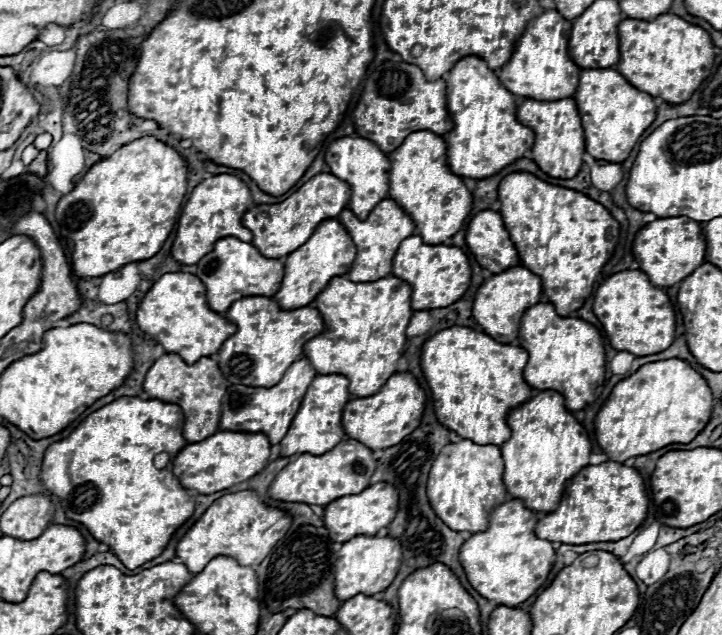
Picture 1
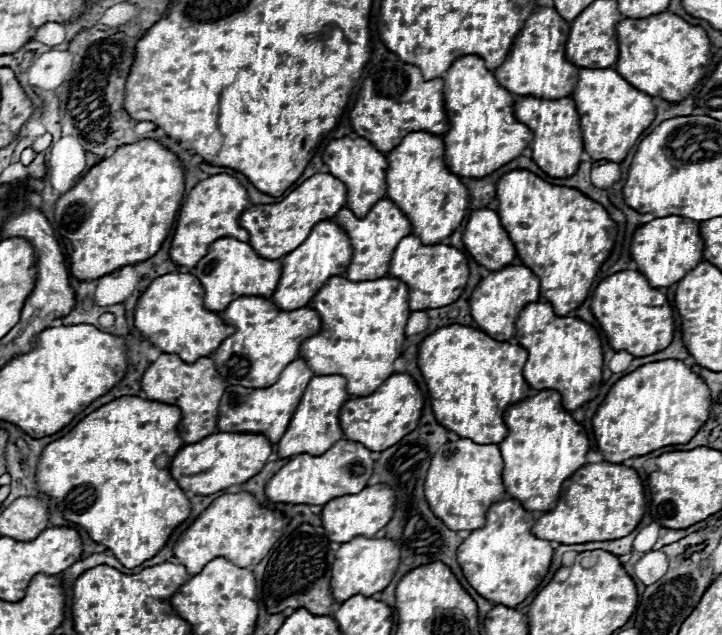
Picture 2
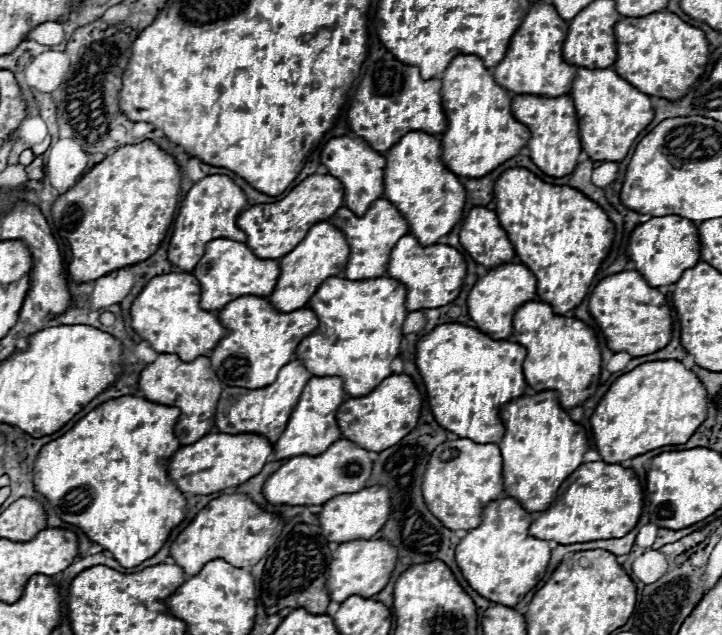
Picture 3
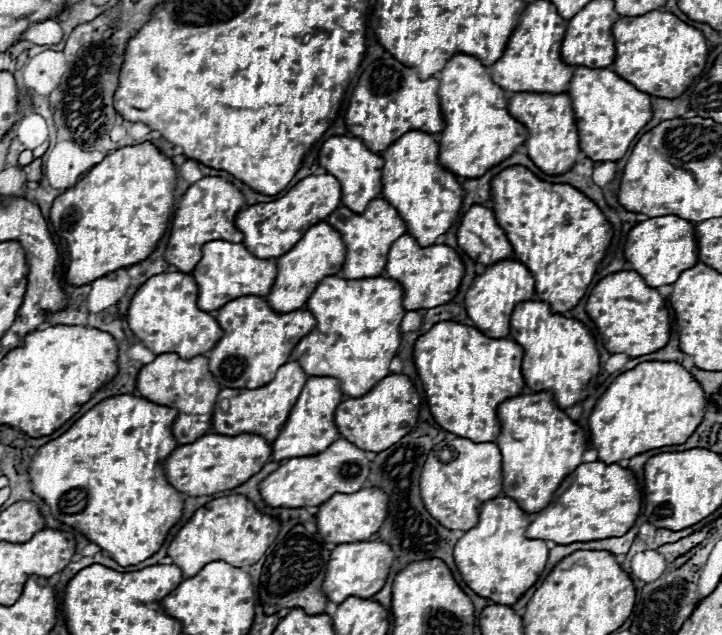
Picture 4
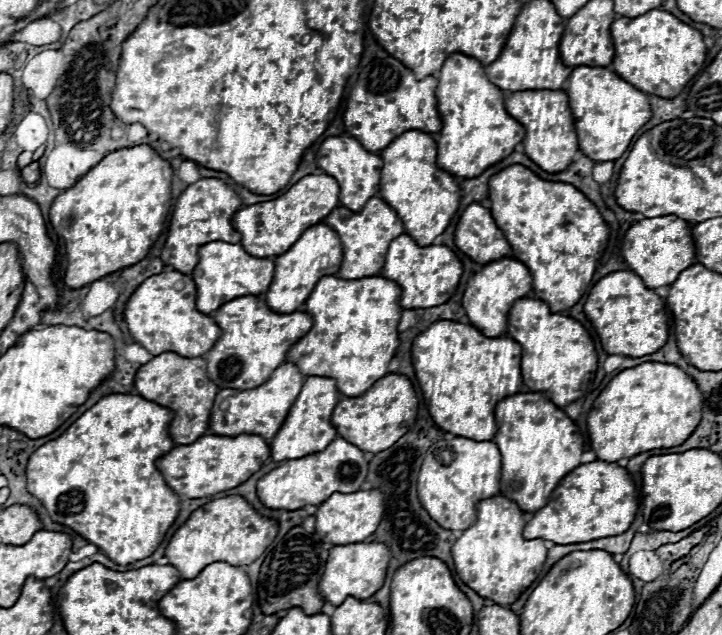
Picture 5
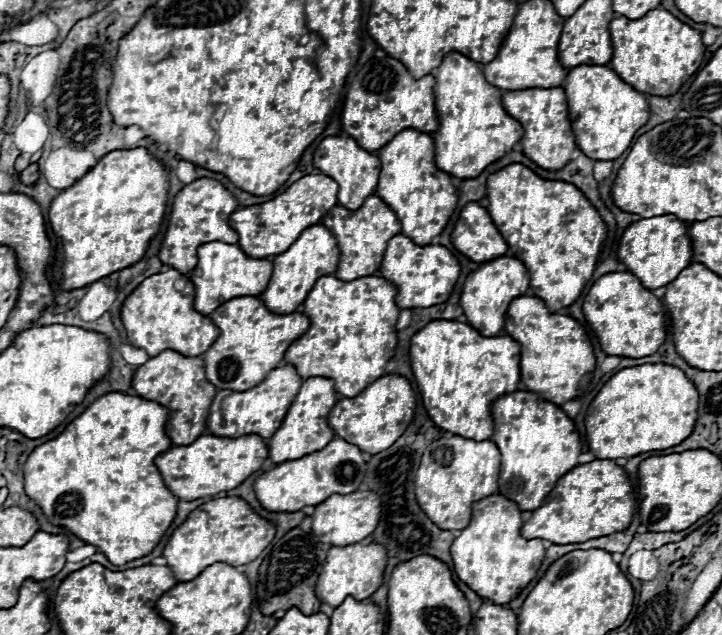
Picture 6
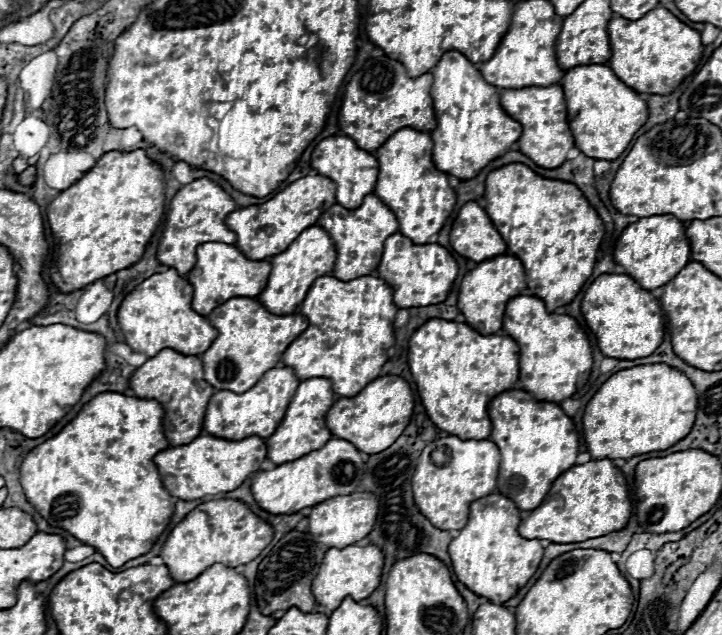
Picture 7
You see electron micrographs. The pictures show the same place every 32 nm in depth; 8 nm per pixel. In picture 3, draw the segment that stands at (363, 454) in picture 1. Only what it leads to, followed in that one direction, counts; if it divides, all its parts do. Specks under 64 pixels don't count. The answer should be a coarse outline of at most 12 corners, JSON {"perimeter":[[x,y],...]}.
{"perimeter":[[350,440],[290,458],[270,504],[320,506],[366,488],[370,452]]}

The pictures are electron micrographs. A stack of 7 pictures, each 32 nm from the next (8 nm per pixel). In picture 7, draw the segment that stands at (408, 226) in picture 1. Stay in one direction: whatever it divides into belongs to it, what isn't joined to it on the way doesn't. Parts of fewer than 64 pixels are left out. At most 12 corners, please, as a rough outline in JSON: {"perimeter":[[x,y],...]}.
{"perimeter":[[374,194],[318,218],[336,242],[338,280],[372,274],[396,216]]}

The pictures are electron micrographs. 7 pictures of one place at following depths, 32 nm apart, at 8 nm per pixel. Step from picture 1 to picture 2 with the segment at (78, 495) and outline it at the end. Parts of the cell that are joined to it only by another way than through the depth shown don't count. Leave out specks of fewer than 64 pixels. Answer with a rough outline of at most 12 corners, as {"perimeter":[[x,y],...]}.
{"perimeter":[[122,396],[50,442],[36,472],[126,568],[192,512],[158,454],[178,406]]}

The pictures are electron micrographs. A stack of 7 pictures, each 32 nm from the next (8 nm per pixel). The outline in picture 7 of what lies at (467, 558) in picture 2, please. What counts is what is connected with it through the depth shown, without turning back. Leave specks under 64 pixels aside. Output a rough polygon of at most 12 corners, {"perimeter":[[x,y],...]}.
{"perimeter":[[502,494],[472,502],[448,548],[458,580],[494,604],[544,556]]}

